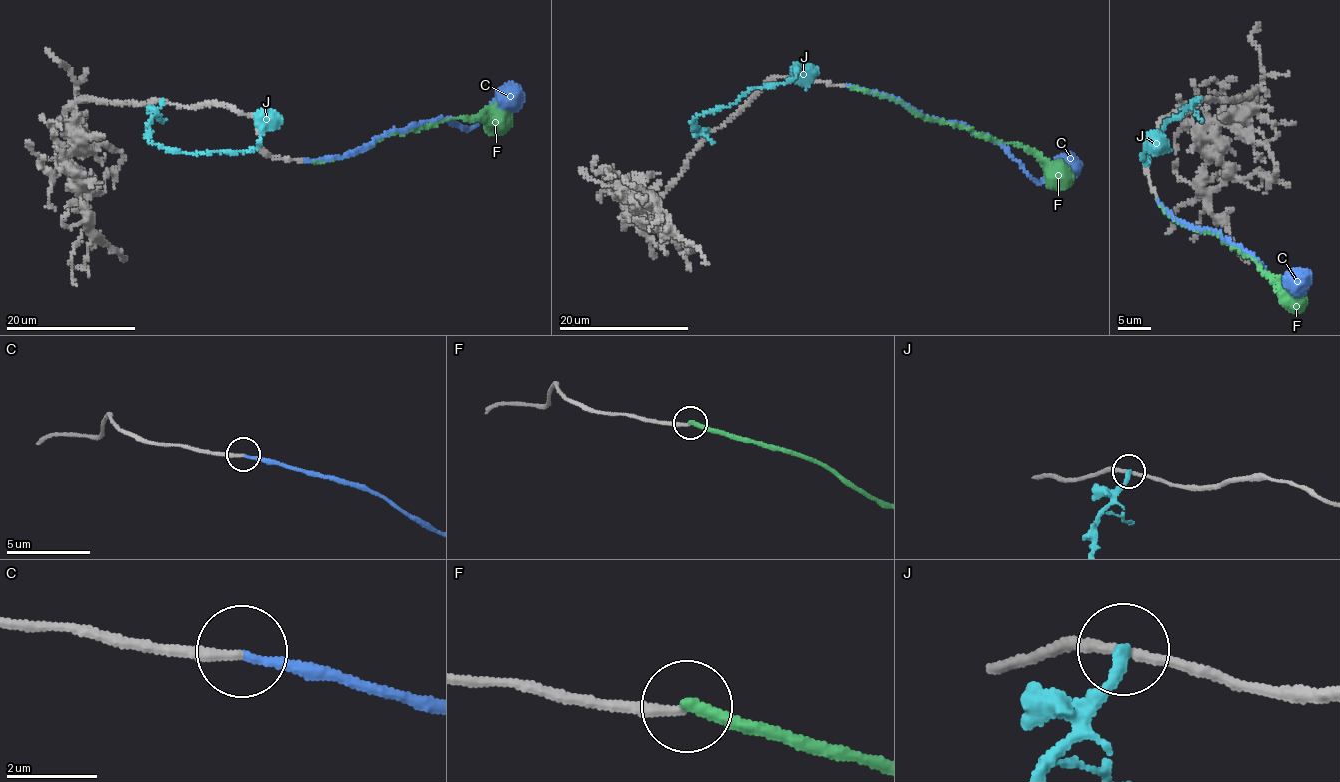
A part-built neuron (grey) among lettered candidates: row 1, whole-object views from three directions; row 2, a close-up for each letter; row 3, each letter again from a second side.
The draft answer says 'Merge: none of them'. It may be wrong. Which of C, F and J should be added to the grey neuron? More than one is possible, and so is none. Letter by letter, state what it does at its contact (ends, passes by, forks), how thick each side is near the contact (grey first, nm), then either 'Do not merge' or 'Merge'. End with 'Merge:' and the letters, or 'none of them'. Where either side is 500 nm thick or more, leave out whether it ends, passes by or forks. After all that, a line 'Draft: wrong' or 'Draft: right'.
C: It ends there. Thickness 220 nm (grey) against 170 nm. Merge
F: It ends there. Thickness 220 nm (grey) against 240 nm. Do not merge
J: It ends there. Thickness 200 nm (grey) against 240 nm. Do not merge
Merge: C
Draft: wrong

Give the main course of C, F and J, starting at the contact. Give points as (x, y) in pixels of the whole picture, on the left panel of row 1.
C: (305, 159), (348, 155), (389, 132), (424, 120), (445, 118), (466, 128), (473, 126), (494, 103), (523, 94)
F: (305, 161), (356, 154), (384, 135), (475, 116), (485, 107), (503, 117)
J: (162, 101), (150, 125), (149, 141), (166, 149), (197, 154), (246, 151), (256, 147), (261, 124), (270, 109)

